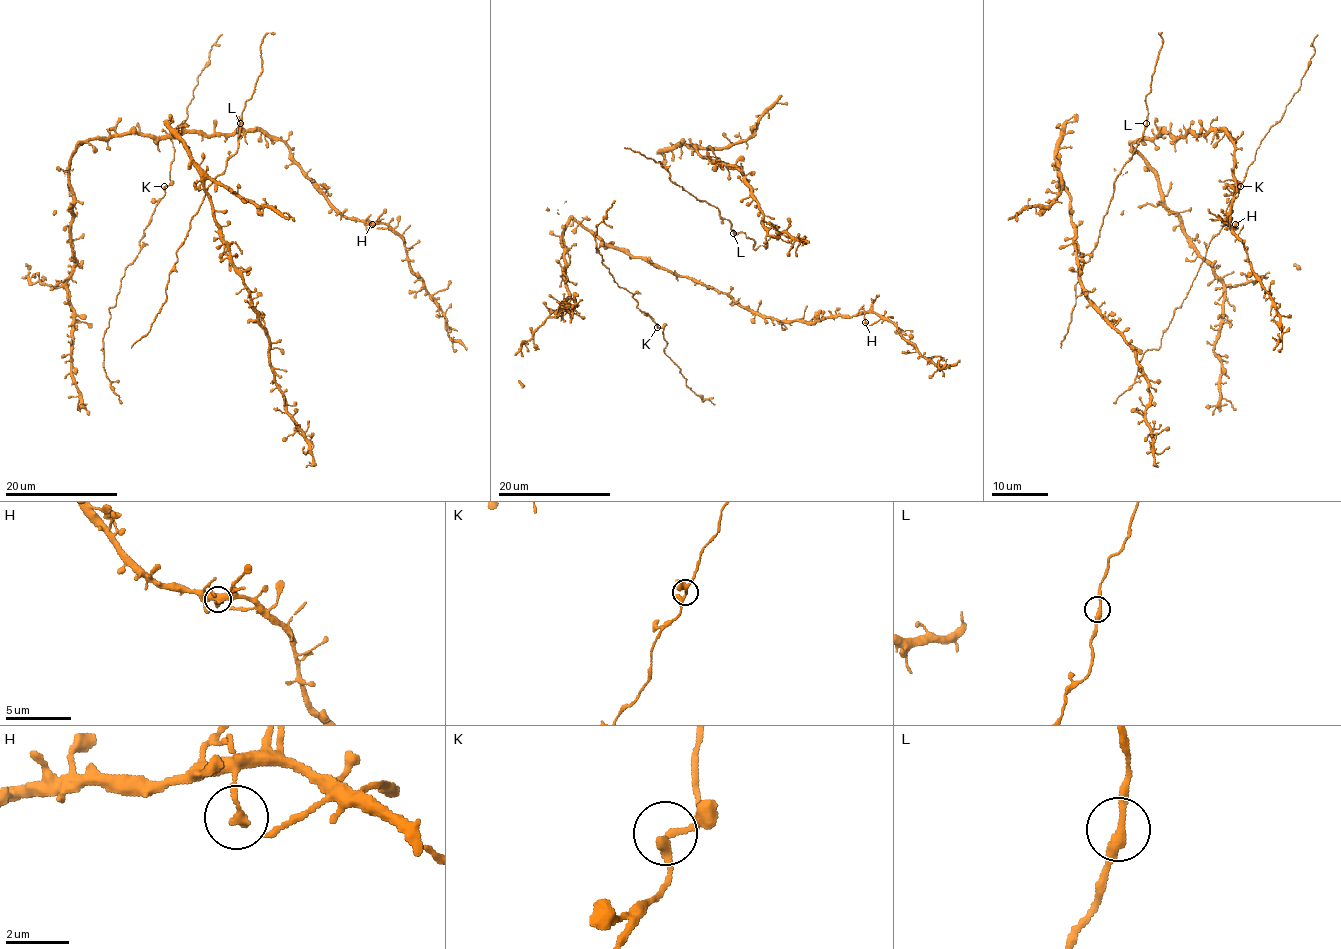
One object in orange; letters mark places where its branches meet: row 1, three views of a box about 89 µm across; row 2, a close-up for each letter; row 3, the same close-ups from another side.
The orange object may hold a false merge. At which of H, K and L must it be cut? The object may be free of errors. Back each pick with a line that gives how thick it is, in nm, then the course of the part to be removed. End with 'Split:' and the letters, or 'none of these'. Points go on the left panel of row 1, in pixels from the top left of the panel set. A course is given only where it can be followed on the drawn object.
Split: none of these

